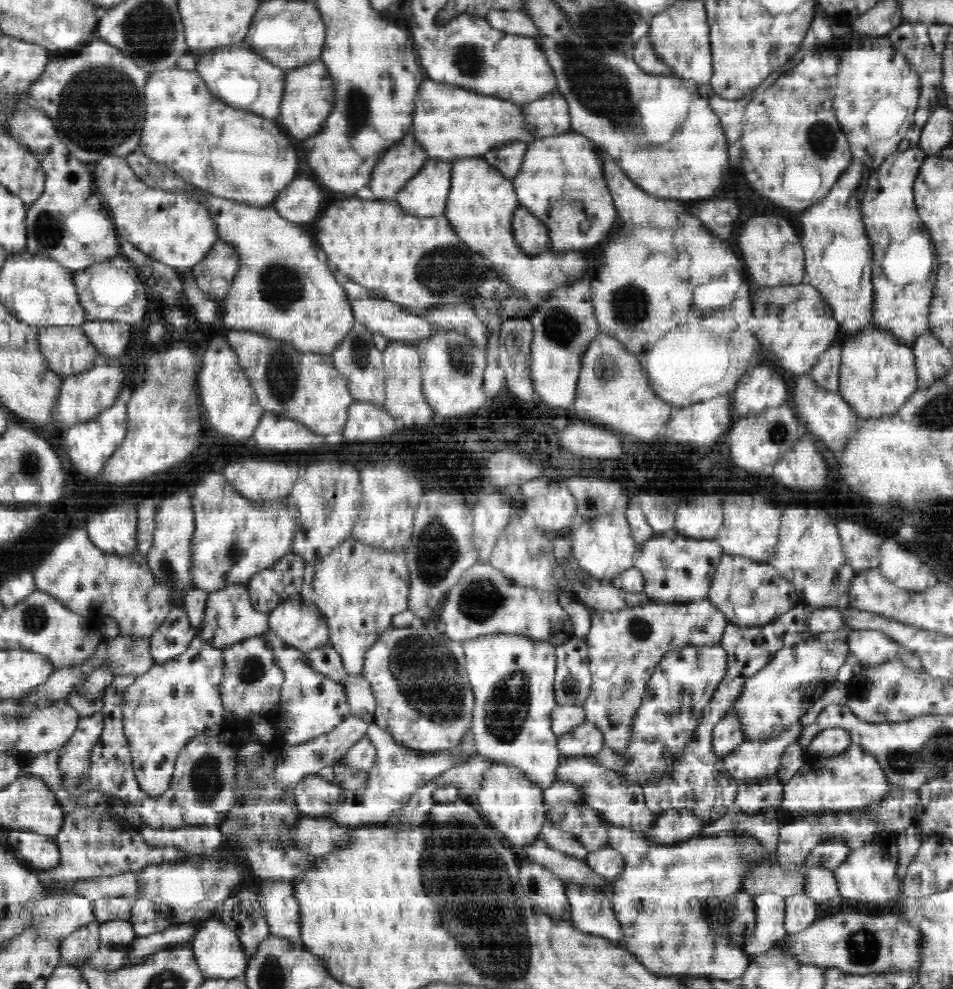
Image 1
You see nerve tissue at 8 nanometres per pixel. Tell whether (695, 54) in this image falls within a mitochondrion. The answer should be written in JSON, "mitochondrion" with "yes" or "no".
{"mitochondrion":"no"}

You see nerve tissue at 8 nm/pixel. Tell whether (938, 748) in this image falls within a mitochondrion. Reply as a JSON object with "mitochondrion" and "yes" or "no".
{"mitochondrion":"yes"}

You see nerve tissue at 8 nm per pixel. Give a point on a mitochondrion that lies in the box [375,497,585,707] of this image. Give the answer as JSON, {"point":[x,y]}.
{"point":[437,552]}

